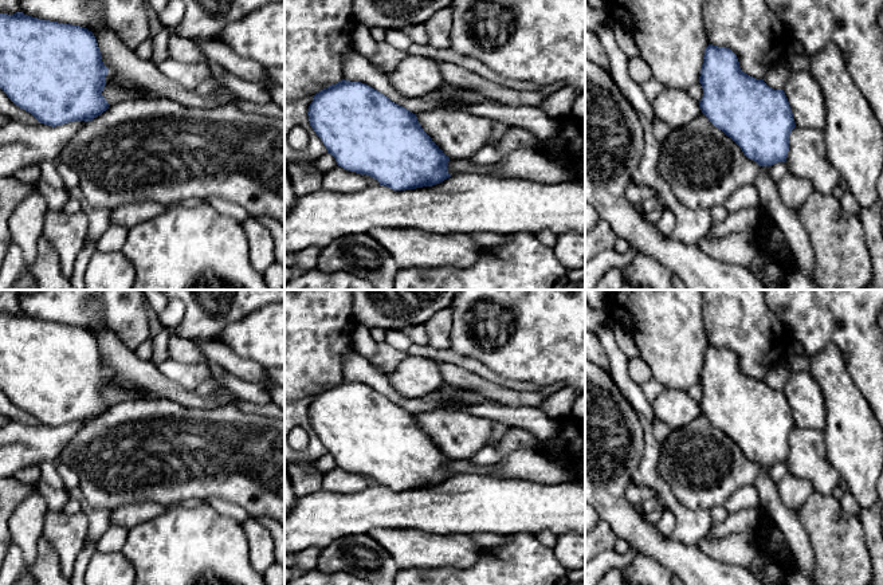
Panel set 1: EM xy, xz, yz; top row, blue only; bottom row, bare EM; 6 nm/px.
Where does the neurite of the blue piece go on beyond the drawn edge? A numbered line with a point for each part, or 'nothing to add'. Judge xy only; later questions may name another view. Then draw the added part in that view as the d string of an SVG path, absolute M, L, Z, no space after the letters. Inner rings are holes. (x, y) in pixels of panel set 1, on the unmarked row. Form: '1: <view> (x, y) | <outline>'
1: xy (110, 380) | M110 370L106 376L106 386L107 385L121 388L121 389L126 389L126 390L140 389L142 393L142 396L140 398L150 398L154 396L150 390L148 390L146 388L142 388L142 386L137 386L134 382L117 380Z

